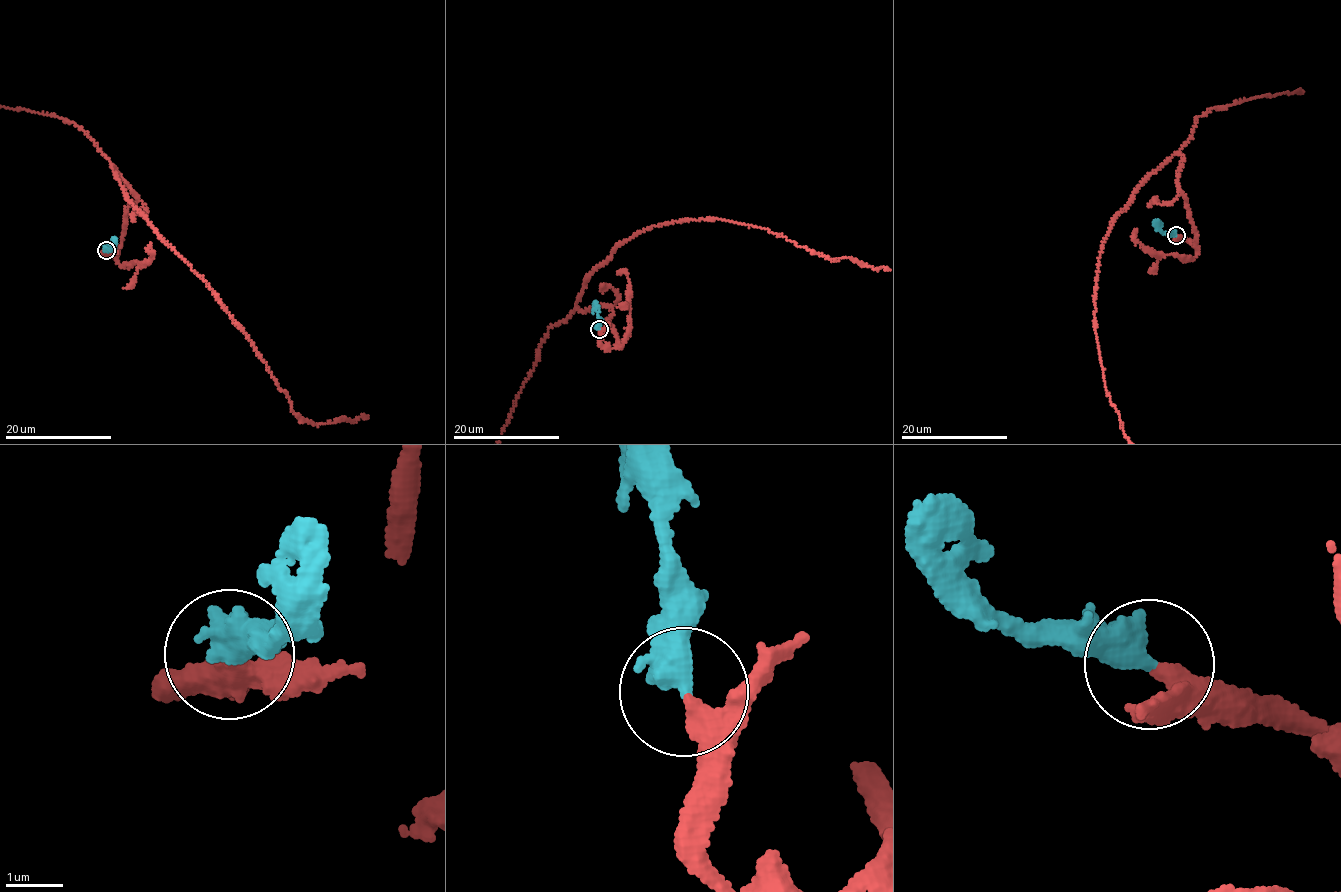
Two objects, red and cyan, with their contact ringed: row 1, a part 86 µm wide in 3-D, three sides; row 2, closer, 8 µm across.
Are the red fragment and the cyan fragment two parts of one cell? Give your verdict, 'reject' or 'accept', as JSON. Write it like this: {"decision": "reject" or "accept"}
{"decision": "accept"}

